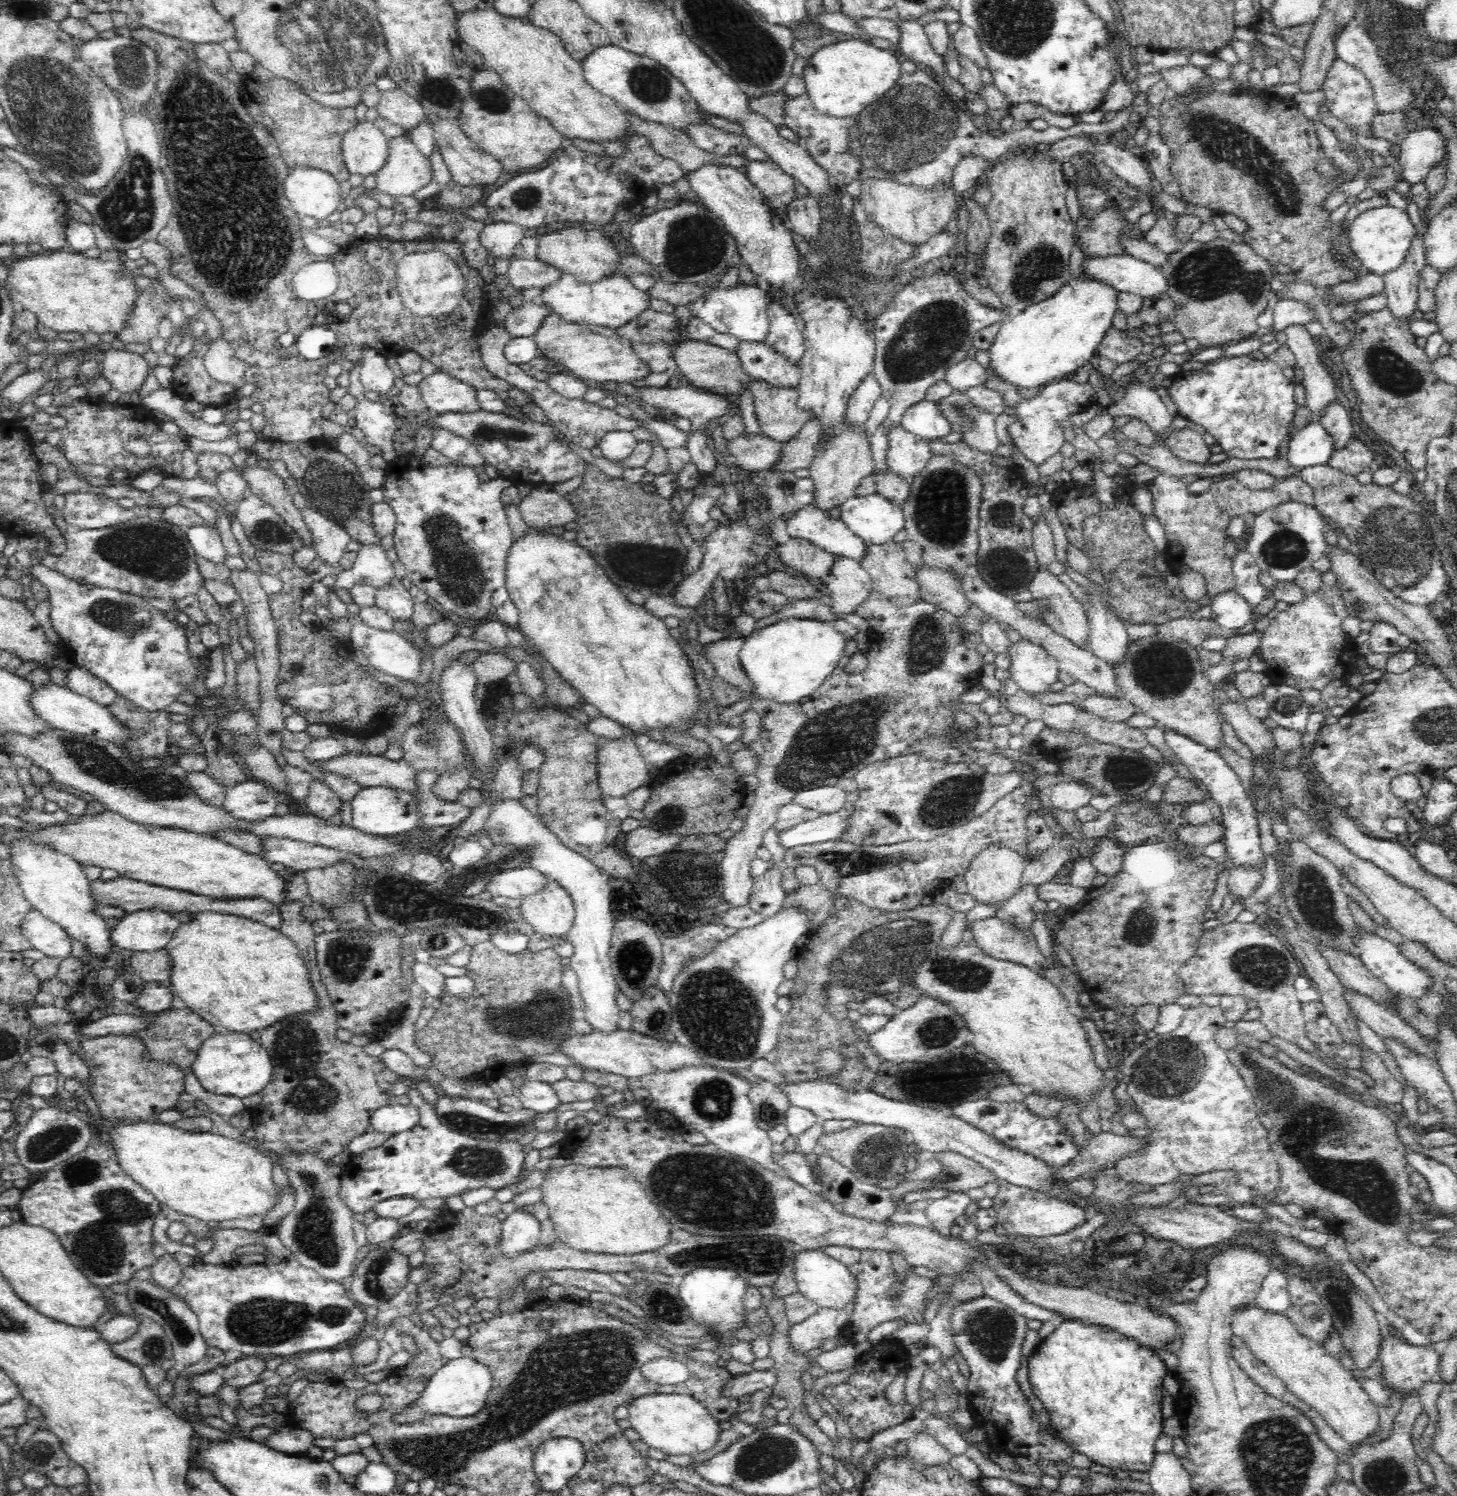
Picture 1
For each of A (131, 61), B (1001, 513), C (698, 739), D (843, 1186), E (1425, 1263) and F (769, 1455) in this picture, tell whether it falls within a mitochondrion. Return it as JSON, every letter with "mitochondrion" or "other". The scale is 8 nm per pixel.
{"A":"mitochondrion","B":"mitochondrion","C":"other","D":"mitochondrion","E":"other","F":"mitochondrion"}

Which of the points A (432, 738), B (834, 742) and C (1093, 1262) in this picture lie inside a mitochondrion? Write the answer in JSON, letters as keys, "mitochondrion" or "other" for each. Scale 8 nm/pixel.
{"A":"mitochondrion","B":"mitochondrion","C":"other"}

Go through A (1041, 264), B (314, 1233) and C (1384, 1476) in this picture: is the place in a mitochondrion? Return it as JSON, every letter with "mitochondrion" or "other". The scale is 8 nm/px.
{"A":"mitochondrion","B":"mitochondrion","C":"mitochondrion"}

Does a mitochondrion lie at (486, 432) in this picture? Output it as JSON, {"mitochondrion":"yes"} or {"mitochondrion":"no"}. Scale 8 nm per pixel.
{"mitochondrion":"yes"}

